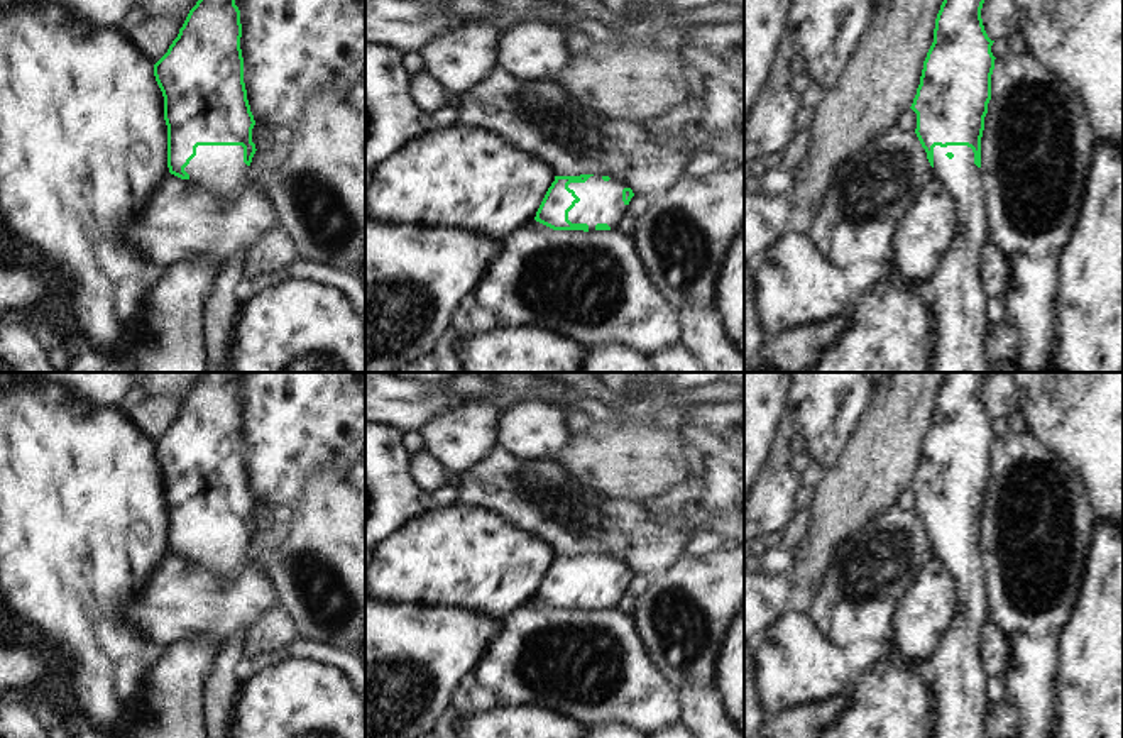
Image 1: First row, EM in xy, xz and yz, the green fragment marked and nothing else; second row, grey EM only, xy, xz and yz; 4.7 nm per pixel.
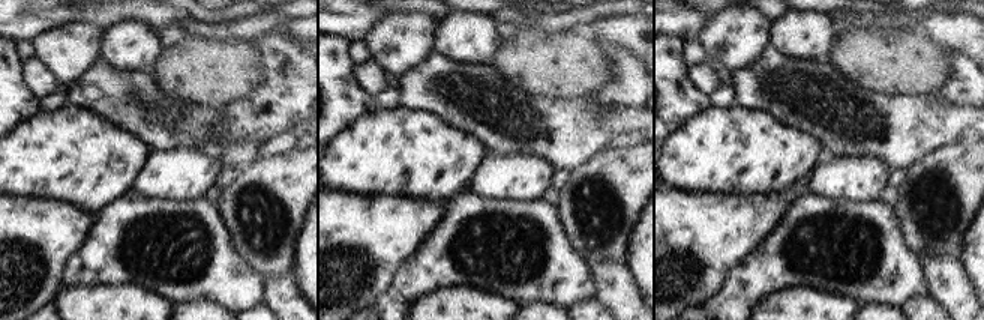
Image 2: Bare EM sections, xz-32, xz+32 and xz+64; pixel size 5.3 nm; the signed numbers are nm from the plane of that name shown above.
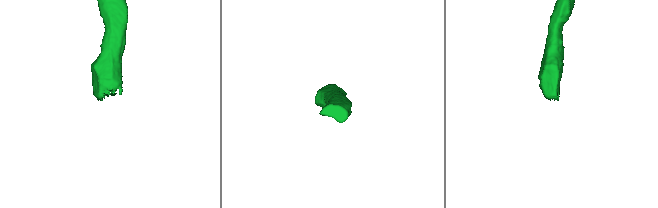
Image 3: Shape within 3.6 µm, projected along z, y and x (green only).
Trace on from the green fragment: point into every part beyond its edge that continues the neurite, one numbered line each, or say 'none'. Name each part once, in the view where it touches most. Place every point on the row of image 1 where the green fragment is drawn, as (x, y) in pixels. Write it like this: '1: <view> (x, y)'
1: xy (220, 170)

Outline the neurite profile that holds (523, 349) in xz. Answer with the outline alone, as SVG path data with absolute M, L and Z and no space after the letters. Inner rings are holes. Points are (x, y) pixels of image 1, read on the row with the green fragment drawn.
M519 325L455 337L445 342L445 350L463 372L578 372L587 347Z

